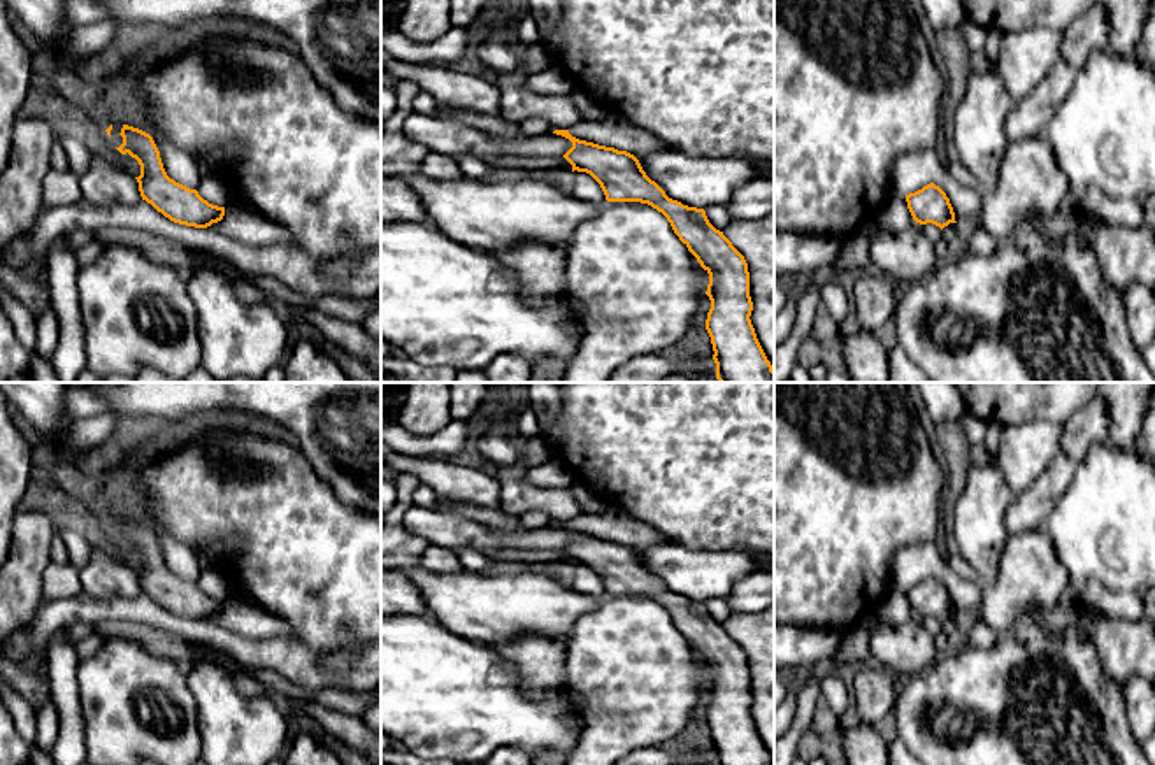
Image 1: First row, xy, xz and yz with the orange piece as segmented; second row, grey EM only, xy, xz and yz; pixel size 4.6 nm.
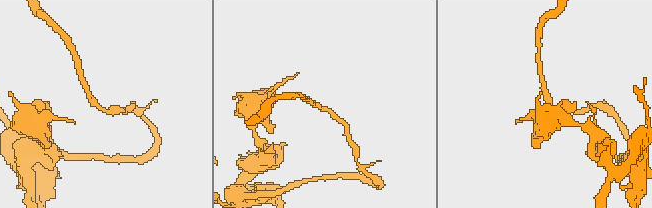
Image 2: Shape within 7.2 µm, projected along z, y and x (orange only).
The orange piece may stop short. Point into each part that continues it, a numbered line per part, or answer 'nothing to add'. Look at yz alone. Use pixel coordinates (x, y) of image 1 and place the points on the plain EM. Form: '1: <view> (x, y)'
nothing to add

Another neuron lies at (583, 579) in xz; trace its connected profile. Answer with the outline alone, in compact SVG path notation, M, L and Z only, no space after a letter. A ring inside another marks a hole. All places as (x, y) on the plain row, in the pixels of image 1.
M570 565L567 570L569 586L583 595L600 598L606 595L606 588L600 577L586 565Z

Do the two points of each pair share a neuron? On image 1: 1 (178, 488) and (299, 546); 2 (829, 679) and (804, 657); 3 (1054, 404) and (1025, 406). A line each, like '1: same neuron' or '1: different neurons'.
1: same neuron
2: different neurons
3: same neuron

